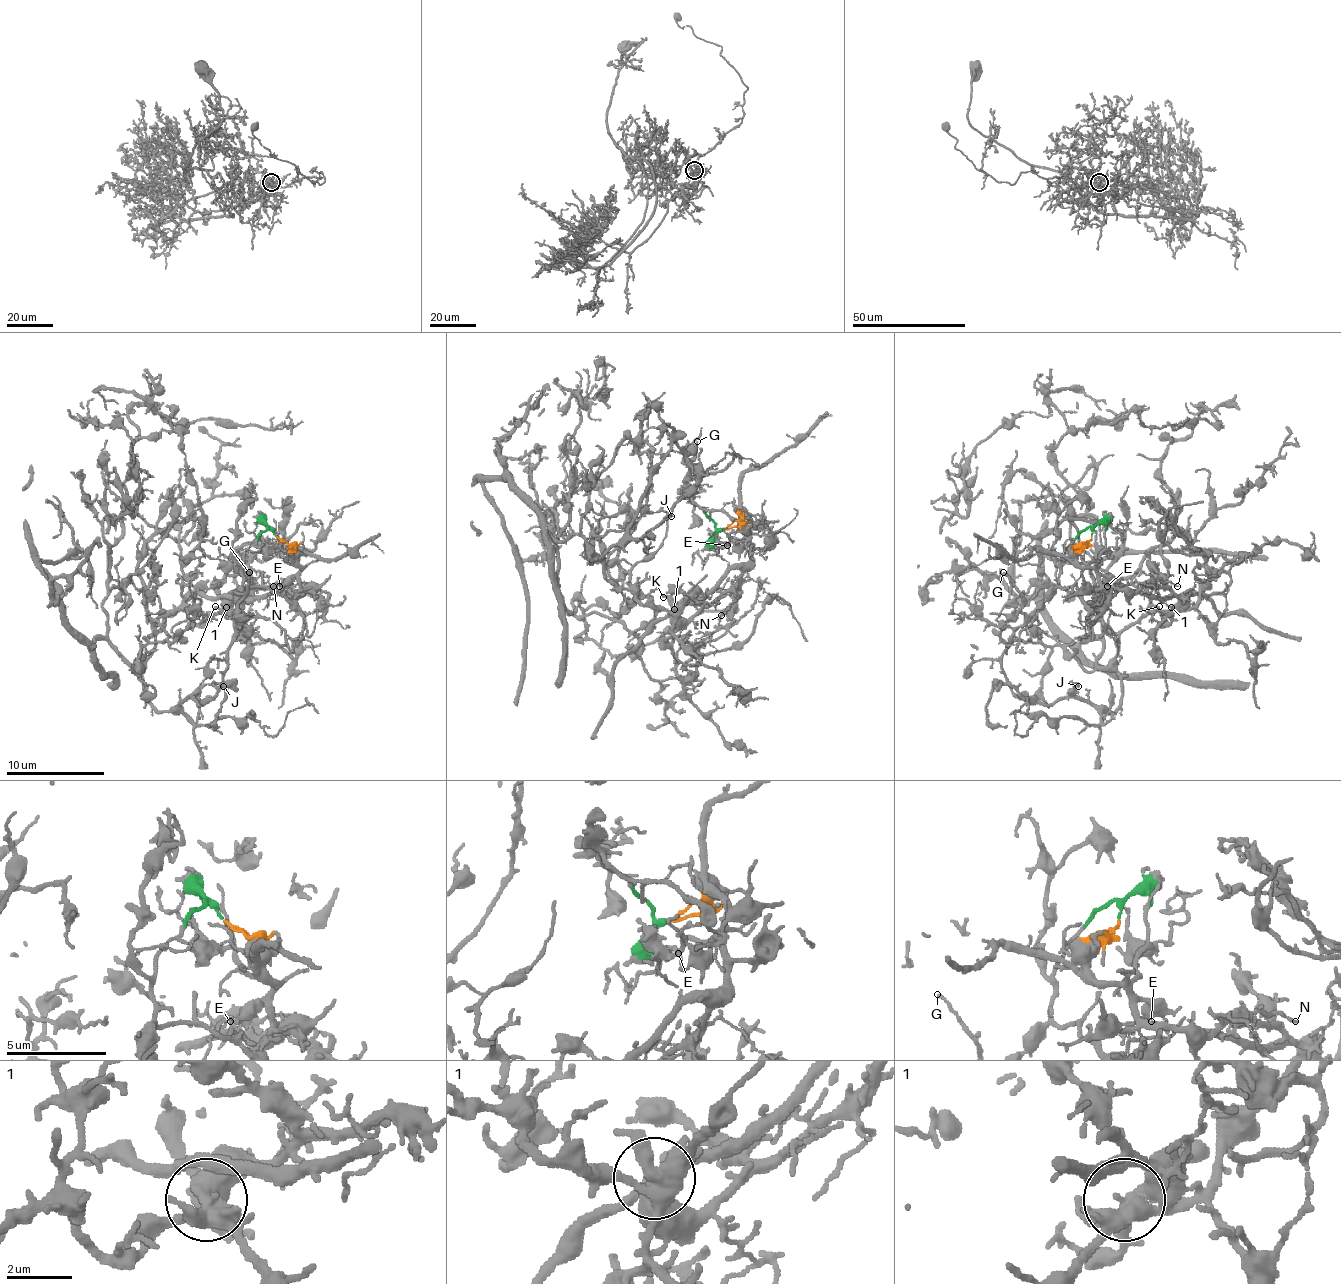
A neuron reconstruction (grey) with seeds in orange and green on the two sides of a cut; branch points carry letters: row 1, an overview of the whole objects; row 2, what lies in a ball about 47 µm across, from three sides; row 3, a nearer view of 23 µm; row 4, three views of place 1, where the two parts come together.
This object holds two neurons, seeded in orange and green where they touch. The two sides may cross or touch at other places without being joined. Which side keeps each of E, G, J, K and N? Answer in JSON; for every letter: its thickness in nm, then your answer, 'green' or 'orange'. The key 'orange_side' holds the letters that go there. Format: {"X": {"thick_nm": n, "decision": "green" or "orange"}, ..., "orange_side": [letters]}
{"E": {"thick_nm": 140, "decision": "orange"}, "G": {"thick_nm": 130, "decision": "green"}, "J": {"thick_nm": 150, "decision": "green"}, "K": {"thick_nm": 240, "decision": "orange"}, "N": {"thick_nm": 110, "decision": "orange"}, "orange_side": ["E", "K", "N"]}

